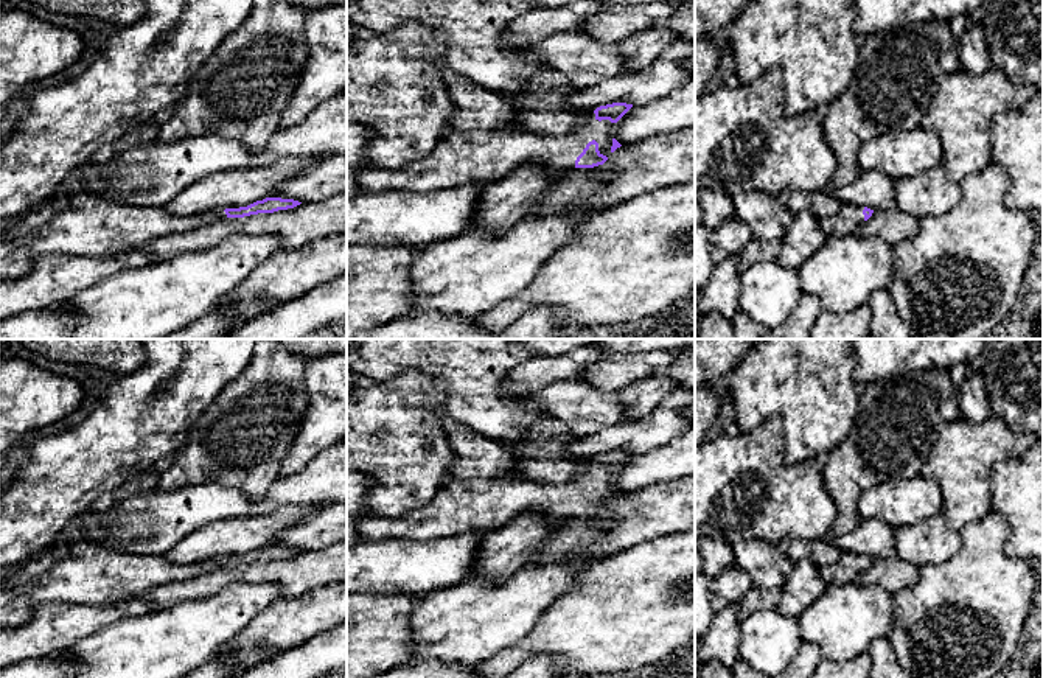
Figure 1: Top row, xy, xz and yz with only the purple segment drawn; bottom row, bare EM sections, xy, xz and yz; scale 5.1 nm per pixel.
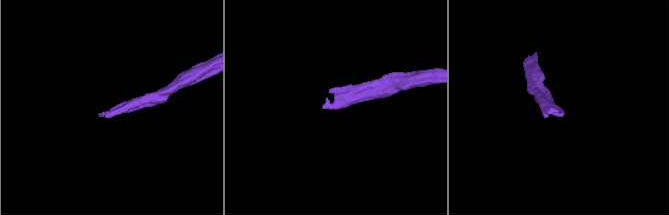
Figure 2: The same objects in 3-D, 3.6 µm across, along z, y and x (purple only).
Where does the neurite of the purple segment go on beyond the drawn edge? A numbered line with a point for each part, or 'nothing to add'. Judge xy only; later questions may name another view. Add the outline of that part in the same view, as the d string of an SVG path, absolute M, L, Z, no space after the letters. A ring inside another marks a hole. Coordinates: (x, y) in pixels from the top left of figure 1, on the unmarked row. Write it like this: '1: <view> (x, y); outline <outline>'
1: xy (92, 574); outline M76 521L65 526L56 541L62 541L68 554L50 569L42 571L33 582L16 585L11 580L20 569L20 564L0 569L0 630L26 624L33 610L42 603L70 602L87 606L113 605L132 597L141 597L145 592L160 585L185 582L204 572L215 571L219 566L227 566L224 558L179 564L169 561L165 555L121 552L85 540Z

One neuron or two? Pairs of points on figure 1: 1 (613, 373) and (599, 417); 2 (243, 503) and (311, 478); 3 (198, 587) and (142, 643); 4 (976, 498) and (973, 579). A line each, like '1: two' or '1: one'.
1: two
2: one
3: two
4: two

